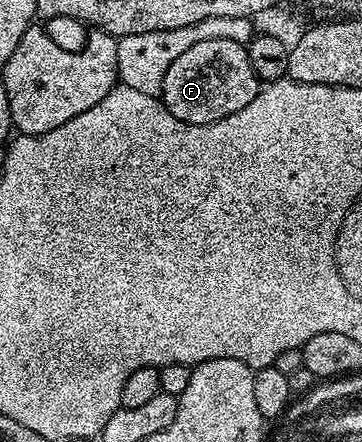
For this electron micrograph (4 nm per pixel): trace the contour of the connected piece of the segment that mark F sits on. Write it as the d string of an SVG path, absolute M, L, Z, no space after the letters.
M216 38L198 42L171 62L160 100L175 118L188 124L214 124L247 106L259 91L255 70L251 70L249 50L239 42Z

